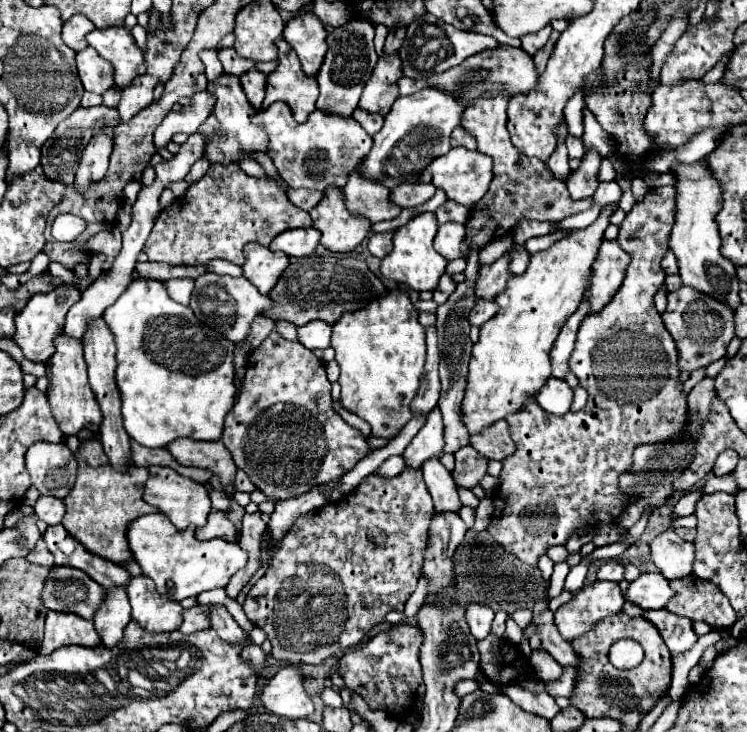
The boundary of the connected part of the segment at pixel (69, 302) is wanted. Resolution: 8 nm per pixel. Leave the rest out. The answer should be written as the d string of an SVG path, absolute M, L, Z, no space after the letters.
M63 285L57 289L51 289L49 293L41 293L41 295L33 295L29 299L29 303L25 305L25 309L21 313L17 313L15 317L15 343L21 347L23 355L29 361L39 361L45 363L53 353L55 353L55 339L63 329L65 323L65 315L69 311L69 307L73 307L73 303L77 303L77 299L81 297L81 291L73 285Z

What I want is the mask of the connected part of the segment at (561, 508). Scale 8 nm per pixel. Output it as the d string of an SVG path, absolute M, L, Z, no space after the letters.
M667 185L667 187L655 187L651 189L643 201L637 201L633 205L633 209L627 213L627 217L623 219L621 227L619 227L619 245L631 255L631 263L627 267L627 275L625 275L625 281L623 285L619 287L619 291L615 293L615 297L599 311L599 313L589 313L583 321L581 321L581 327L579 327L579 333L577 333L577 341L575 341L575 349L571 353L571 359L569 359L569 367L571 371L579 377L581 381L581 387L589 393L589 399L587 399L587 405L573 413L565 413L561 417L549 416L535 401L530 397L525 401L525 405L521 408L521 415L509 415L509 419L505 419L509 423L509 431L511 431L511 439L515 441L515 447L517 451L509 457L505 457L501 463L503 463L503 469L501 469L501 485L499 485L499 491L495 491L493 495L493 503L495 503L495 511L493 511L493 519L491 519L491 525L487 527L487 531L493 535L493 539L509 553L513 553L515 557L519 557L523 563L529 563L529 565L537 565L537 559L539 555L543 555L547 551L547 547L551 545L565 545L569 535L583 527L583 525L597 525L597 523L615 523L617 521L617 515L623 511L623 503L627 501L619 491L617 491L617 479L619 479L619 473L621 471L627 471L629 469L629 463L631 463L631 453L633 449L639 445L639 443L661 443L661 441L679 441L683 435L685 435L685 405L687 405L687 399L685 399L685 391L683 391L683 383L679 381L679 353L677 353L677 343L673 341L671 333L665 329L663 321L661 321L661 315L657 313L655 305L653 305L653 297L655 293L661 289L661 285L665 283L665 271L661 267L661 259L665 257L665 253L669 251L669 245L667 245L667 239L669 239L669 231L673 227L673 211L675 211L675 187L673 185Z

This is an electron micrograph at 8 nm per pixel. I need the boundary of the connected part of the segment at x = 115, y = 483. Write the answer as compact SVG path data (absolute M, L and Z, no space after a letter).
M97 439L83 441L75 457L79 461L79 471L73 491L63 499L63 527L71 533L73 539L77 539L89 553L97 557L103 557L115 565L133 561L133 553L129 551L127 541L127 525L147 513L159 513L157 507L151 507L143 499L143 485L149 471L145 467L131 467L127 473L115 471Z

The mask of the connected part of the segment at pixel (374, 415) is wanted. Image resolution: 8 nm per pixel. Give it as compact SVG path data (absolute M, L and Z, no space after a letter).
M389 291L377 303L369 303L361 311L343 315L333 325L331 347L337 353L337 363L341 367L341 405L343 409L355 413L371 425L371 435L379 439L393 439L401 433L407 421L413 417L411 401L421 387L421 373L425 365L425 327L417 321L417 309L409 301L405 291Z

